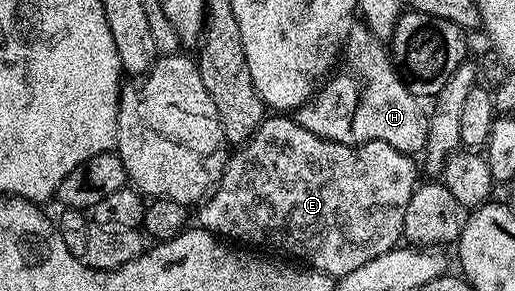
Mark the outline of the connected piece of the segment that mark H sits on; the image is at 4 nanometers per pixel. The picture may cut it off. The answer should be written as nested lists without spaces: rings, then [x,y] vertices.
[[[357,21],[345,38],[343,58],[339,66],[328,76],[327,82],[312,99],[296,108],[295,118],[299,125],[303,125],[303,129],[336,143],[356,145],[371,141],[387,141],[404,155],[416,156],[424,152],[429,124],[426,108],[421,108],[421,103],[422,100],[405,86],[405,81],[401,78],[386,44],[377,39],[375,33],[371,33],[371,29],[366,27],[364,22]]]

